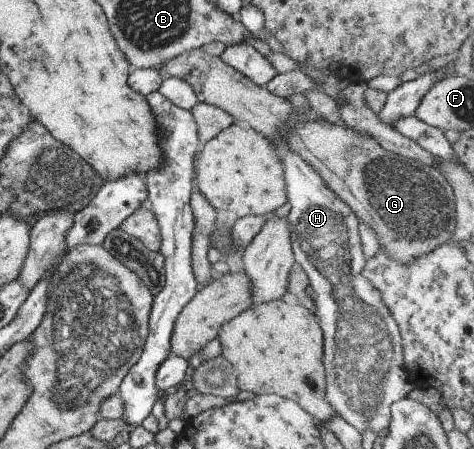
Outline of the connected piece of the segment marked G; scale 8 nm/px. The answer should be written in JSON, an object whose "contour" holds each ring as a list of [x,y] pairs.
{"contour":[[[201,48],[180,53],[172,59],[168,59],[164,65],[160,65],[160,72],[164,77],[177,77],[185,81],[192,88],[197,103],[207,103],[226,111],[232,117],[232,121],[245,121],[250,129],[261,133],[271,141],[282,139],[286,143],[288,151],[302,157],[304,163],[310,165],[322,177],[326,187],[340,201],[348,205],[357,221],[372,229],[372,233],[378,240],[379,249],[386,254],[386,257],[408,265],[408,263],[416,261],[420,255],[428,255],[438,245],[452,241],[452,231],[456,225],[454,196],[447,181],[432,167],[421,165],[418,160],[414,161],[390,153],[382,149],[374,138],[348,129],[339,123],[331,124],[320,117],[314,121],[292,123],[290,113],[294,107],[289,101],[276,97],[264,87],[252,83],[233,67],[226,65],[218,56],[204,53]]]}

